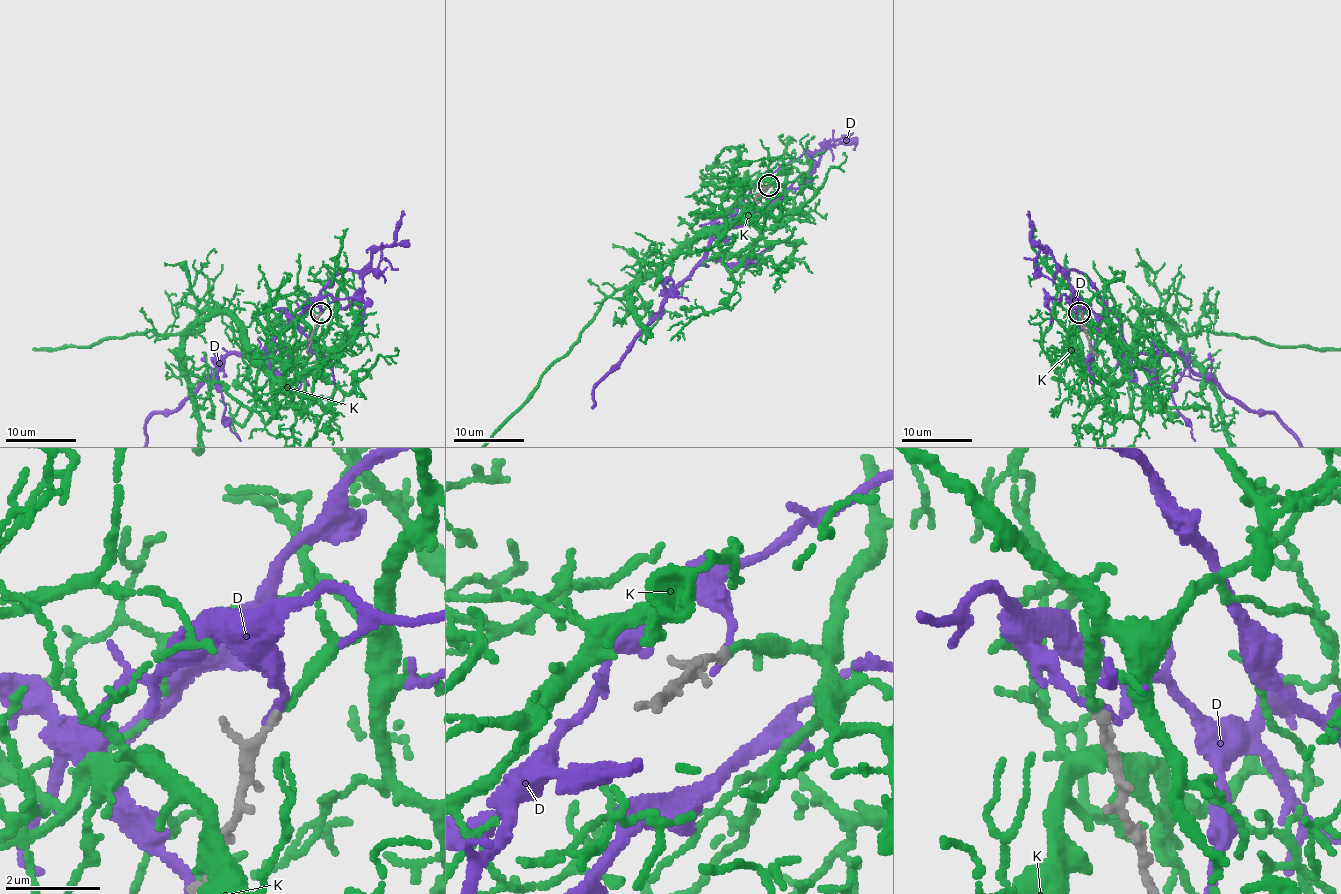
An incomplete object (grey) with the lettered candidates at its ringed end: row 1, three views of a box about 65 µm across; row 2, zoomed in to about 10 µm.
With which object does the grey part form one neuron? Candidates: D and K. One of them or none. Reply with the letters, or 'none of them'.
K

